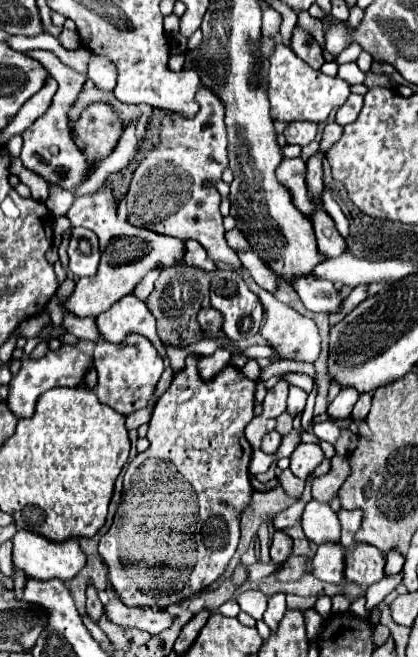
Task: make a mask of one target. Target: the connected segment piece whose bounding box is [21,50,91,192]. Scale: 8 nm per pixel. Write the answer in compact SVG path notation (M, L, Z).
M29 50L25 52L27 56L35 58L37 62L45 64L45 68L49 68L49 74L59 82L59 90L53 98L53 104L49 106L49 110L37 118L25 132L23 132L23 150L21 150L21 162L25 168L29 168L31 172L39 174L41 178L45 178L49 184L57 184L63 190L73 192L79 184L85 182L85 178L89 176L91 164L85 158L85 152L77 146L75 136L73 136L73 126L71 120L67 118L67 110L71 108L71 104L75 102L85 76L81 76L79 72L67 68L53 52L49 50Z

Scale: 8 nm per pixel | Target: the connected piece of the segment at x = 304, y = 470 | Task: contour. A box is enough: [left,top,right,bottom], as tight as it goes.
[291,444,323,478]

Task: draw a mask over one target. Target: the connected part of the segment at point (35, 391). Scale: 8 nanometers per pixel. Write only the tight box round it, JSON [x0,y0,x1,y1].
[7,344,91,418]

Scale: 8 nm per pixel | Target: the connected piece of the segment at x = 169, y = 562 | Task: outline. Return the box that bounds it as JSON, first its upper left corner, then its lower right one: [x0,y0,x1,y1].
[99,354,257,608]

